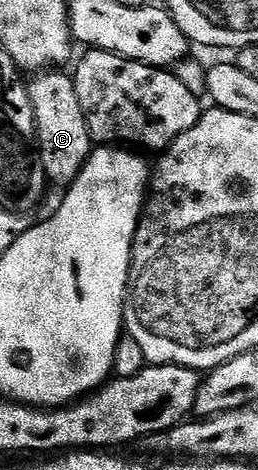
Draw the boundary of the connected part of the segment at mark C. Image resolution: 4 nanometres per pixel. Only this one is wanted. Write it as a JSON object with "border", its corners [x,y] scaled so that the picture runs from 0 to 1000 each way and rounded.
{"border":[[[163,151],[112,166],[116,217],[147,272],[147,319],[171,347],[178,383],[198,396],[264,398],[310,372],[368,315],[349,294],[341,262],[326,253],[326,228],[310,228],[310,202],[295,202],[287,166],[256,151]]]}

